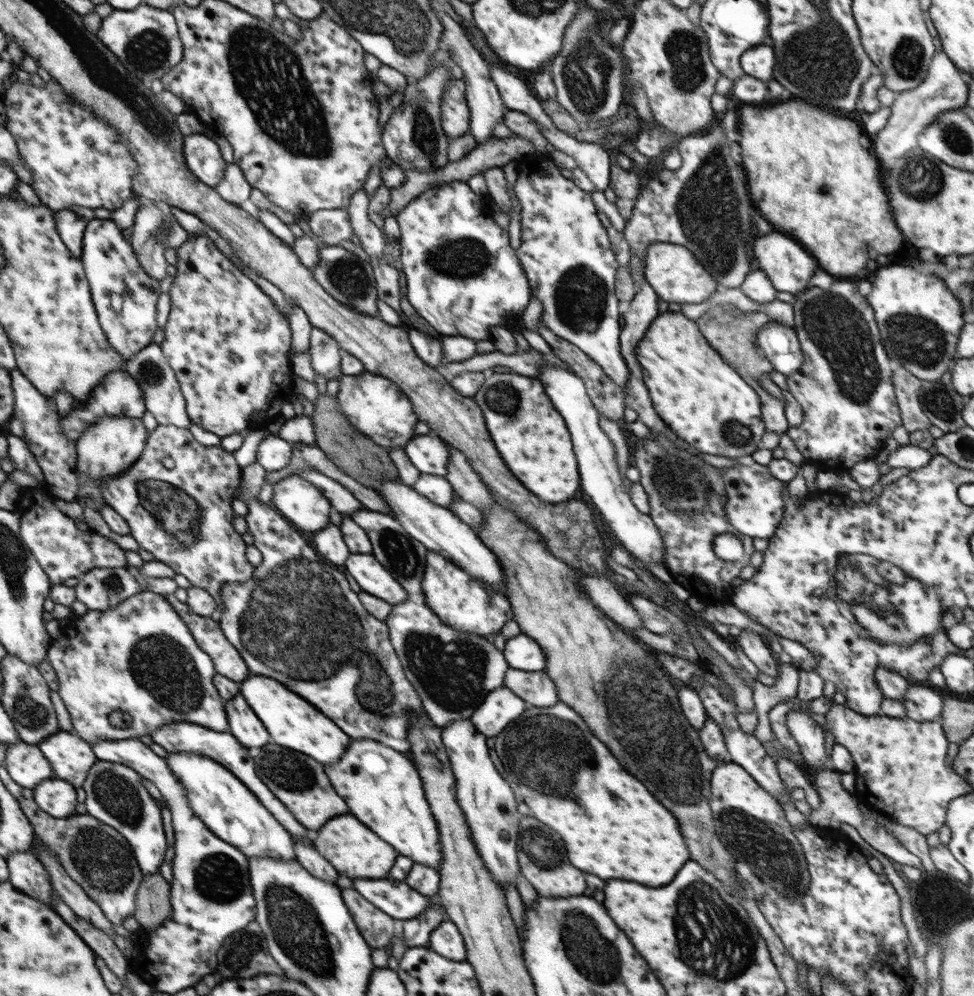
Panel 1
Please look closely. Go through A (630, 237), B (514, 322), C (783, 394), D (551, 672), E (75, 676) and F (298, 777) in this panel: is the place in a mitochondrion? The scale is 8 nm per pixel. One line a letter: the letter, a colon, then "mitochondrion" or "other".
A: other
B: other
C: other
D: other
E: other
F: mitochondrion

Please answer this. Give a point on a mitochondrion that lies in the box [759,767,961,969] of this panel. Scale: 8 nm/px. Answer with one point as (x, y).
(933, 888)

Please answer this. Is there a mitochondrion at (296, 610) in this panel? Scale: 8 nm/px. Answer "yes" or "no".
yes

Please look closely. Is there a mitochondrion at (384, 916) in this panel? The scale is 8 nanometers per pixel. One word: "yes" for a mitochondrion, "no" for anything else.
no

